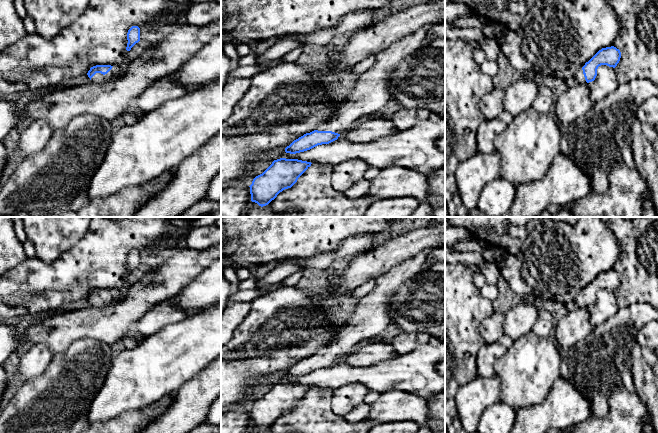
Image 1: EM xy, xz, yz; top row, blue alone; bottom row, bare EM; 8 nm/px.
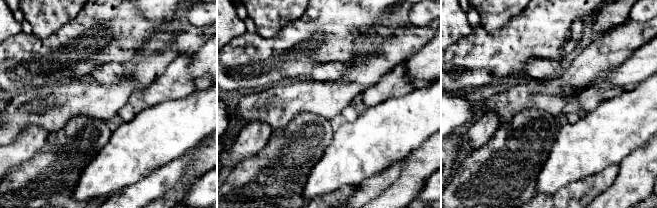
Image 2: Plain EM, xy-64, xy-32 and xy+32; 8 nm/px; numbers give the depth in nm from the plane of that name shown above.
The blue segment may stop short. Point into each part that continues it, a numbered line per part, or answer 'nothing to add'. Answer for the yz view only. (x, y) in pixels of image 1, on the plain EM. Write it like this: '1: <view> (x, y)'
1: yz (579, 300)

